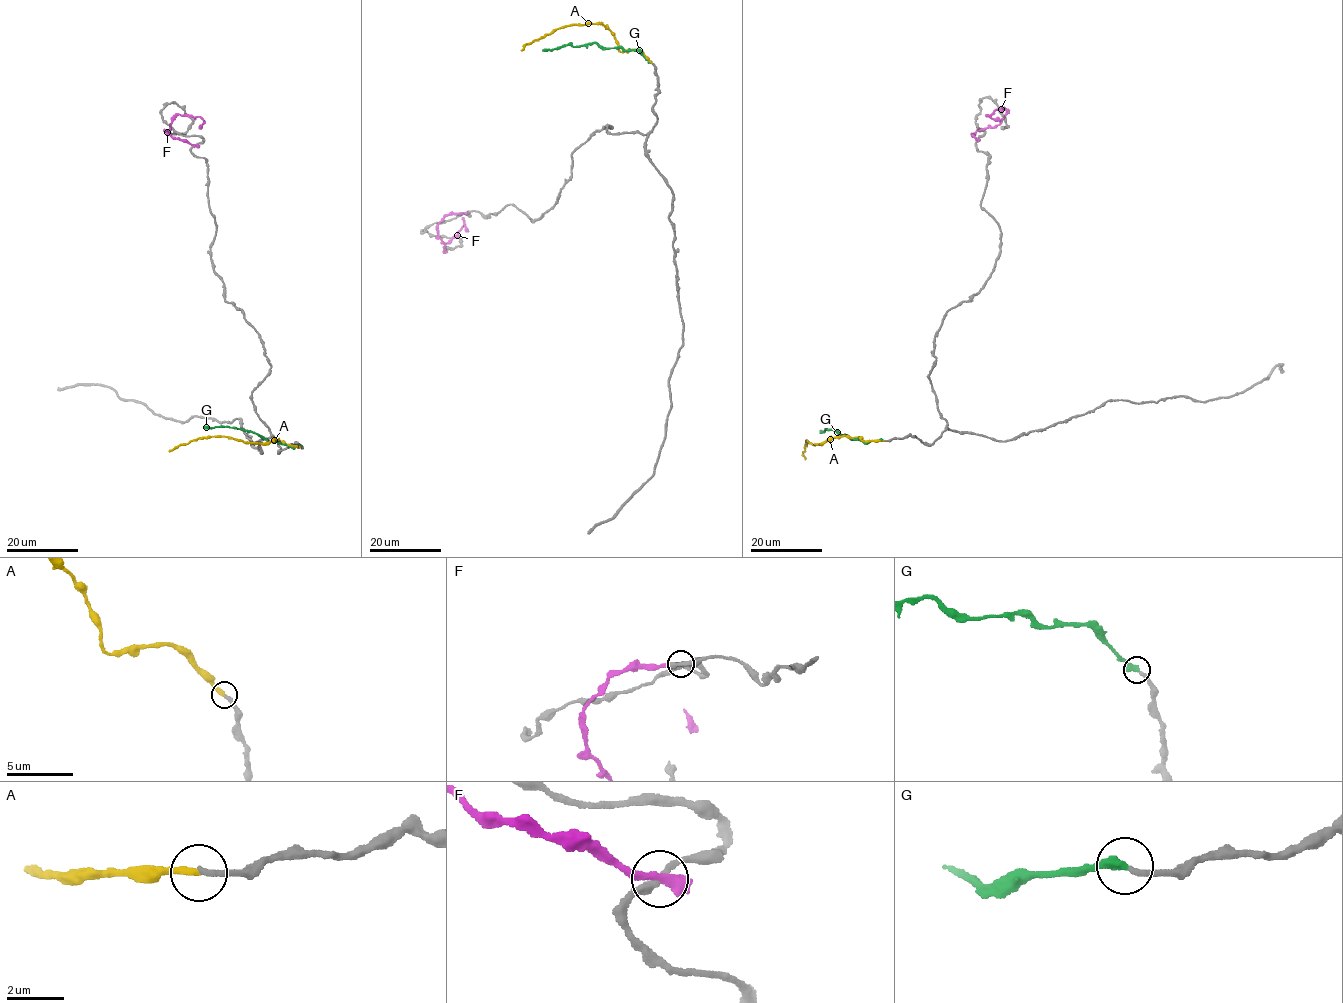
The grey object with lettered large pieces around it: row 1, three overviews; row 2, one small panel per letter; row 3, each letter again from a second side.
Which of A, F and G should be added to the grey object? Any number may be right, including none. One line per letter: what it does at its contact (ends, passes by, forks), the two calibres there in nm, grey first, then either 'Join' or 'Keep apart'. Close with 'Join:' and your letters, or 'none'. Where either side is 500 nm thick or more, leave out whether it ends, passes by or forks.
A: It ends there. Thickness 200 nm (grey) against 280 nm. Join
F: It ends there. Thickness 280 nm (grey) against 440 nm. Keep apart
G: It ends there. Thickness 200 nm (grey) against 420 nm. Keep apart
Join: A

